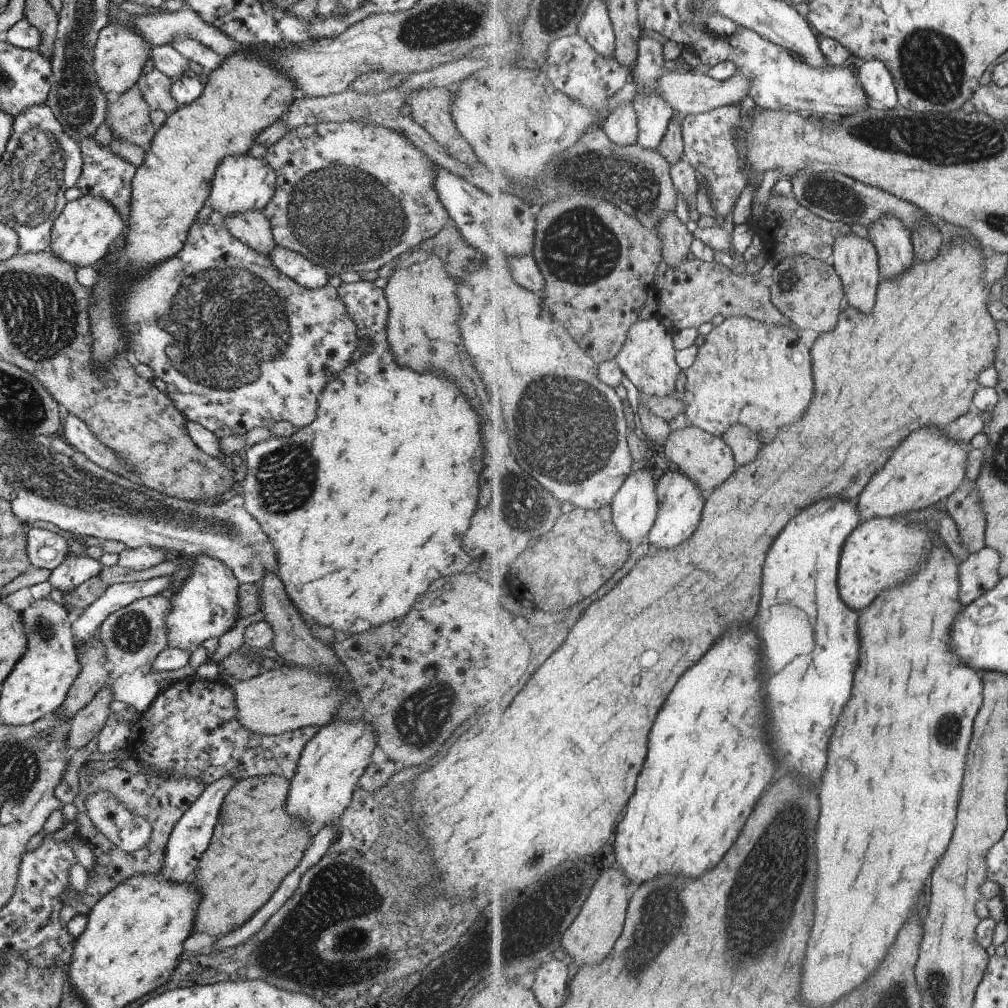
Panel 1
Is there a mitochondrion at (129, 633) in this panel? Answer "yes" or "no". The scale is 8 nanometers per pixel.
yes

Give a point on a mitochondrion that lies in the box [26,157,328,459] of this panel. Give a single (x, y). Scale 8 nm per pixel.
(225, 324)

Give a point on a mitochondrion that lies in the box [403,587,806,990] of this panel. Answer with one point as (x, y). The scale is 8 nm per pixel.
(650, 937)

